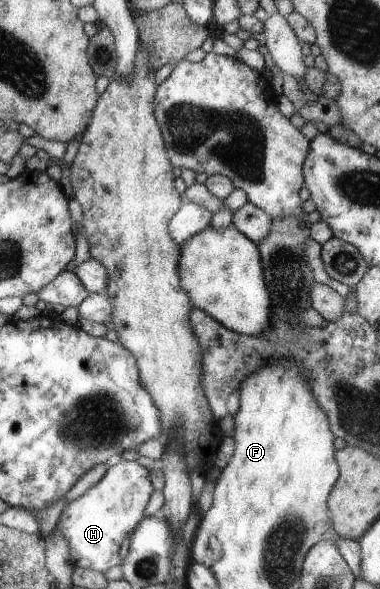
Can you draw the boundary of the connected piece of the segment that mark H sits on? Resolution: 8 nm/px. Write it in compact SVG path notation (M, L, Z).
M121 460L108 468L100 483L88 489L80 499L68 503L57 523L68 541L71 564L99 572L117 566L120 563L120 543L134 531L136 523L140 523L150 493L152 483L148 479L148 469L138 465L136 460Z

